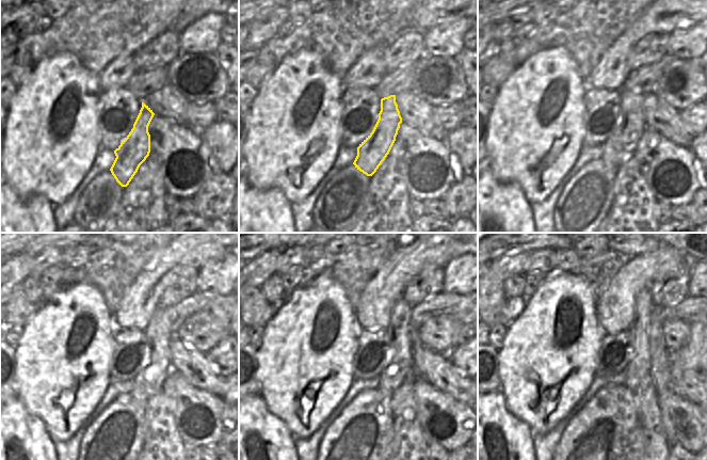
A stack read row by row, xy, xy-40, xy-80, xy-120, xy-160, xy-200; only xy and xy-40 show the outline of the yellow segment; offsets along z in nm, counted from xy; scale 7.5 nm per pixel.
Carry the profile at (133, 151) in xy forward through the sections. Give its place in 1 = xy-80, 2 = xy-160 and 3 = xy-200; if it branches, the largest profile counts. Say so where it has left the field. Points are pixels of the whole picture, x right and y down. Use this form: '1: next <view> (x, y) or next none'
1: next xy-80 (621, 144)
2: next xy-160 (400, 368)
3: next xy-200 (641, 364)

